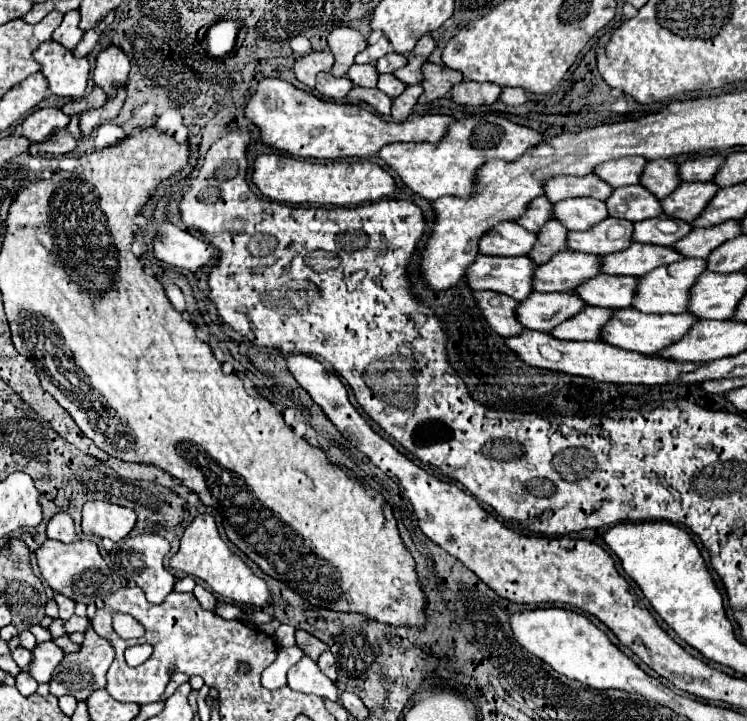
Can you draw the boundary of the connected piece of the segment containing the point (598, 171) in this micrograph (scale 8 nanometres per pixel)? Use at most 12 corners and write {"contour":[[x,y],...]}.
{"contour":[[641,156],[607,160],[595,176],[611,188],[639,184]]}

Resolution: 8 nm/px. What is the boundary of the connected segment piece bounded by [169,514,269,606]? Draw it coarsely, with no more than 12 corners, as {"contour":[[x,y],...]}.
{"contour":[[197,516],[169,560],[219,600],[263,606],[267,584]]}

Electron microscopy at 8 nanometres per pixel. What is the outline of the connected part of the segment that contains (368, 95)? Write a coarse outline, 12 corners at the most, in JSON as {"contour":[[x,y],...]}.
{"contour":[[355,86],[347,102],[365,102],[389,116],[391,98],[377,88]]}

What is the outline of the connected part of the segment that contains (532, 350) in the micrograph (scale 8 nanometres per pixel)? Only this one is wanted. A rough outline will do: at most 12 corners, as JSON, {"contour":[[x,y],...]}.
{"contour":[[523,330],[527,366],[613,384],[667,384],[701,364]]}

